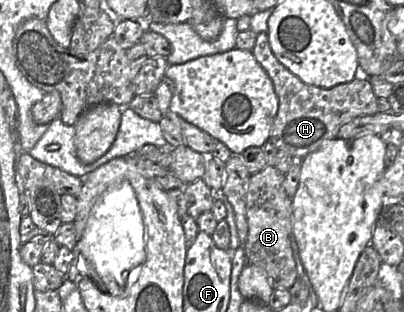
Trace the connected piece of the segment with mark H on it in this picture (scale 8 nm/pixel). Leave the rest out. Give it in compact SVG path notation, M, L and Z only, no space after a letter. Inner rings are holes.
M266 32L257 34L251 50L258 63L273 82L278 97L278 111L268 141L278 150L288 151L293 157L304 158L318 150L326 141L337 138L339 129L351 120L378 113L377 97L367 77L357 69L356 78L332 88L308 85L291 73L273 54Z

